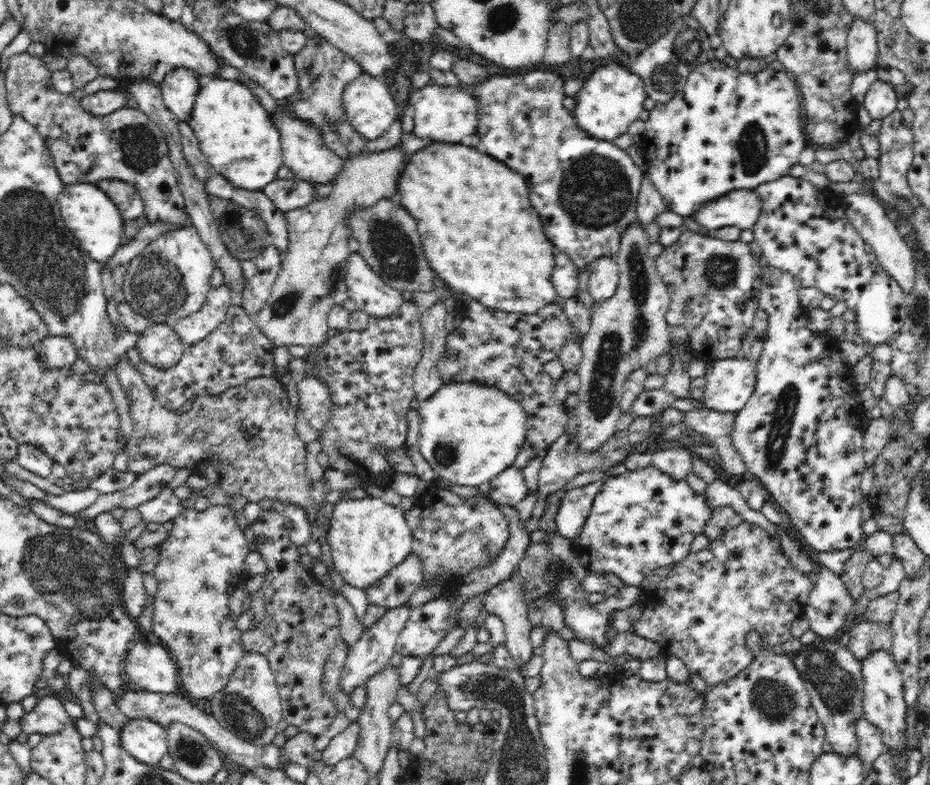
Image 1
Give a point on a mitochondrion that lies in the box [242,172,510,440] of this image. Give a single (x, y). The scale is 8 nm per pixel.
(391, 247)

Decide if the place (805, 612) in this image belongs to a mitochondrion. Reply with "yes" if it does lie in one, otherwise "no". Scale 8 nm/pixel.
no

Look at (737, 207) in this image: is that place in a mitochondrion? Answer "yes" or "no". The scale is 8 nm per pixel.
no

